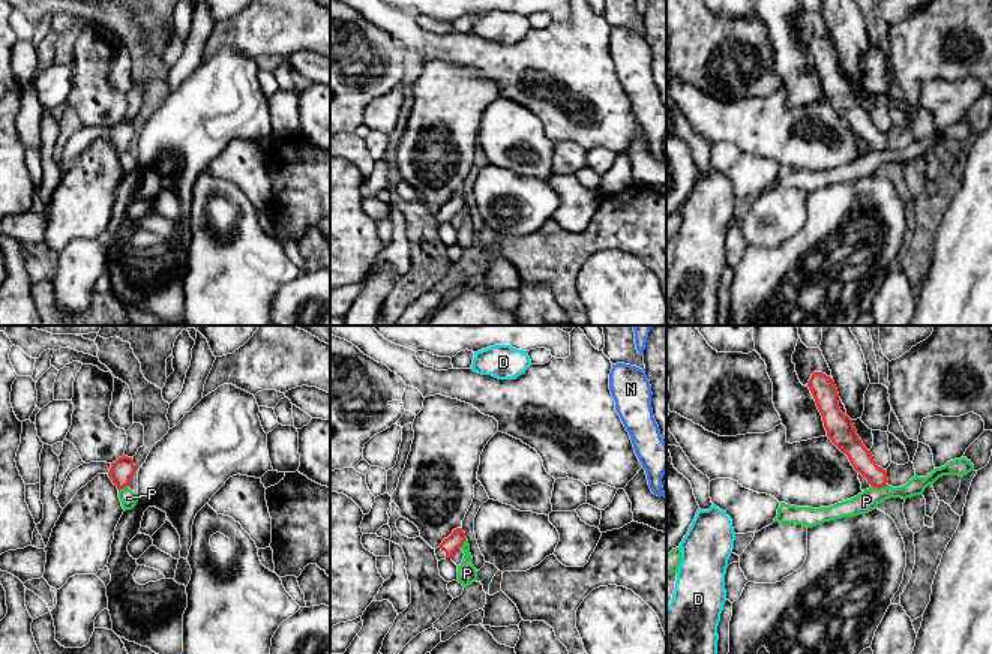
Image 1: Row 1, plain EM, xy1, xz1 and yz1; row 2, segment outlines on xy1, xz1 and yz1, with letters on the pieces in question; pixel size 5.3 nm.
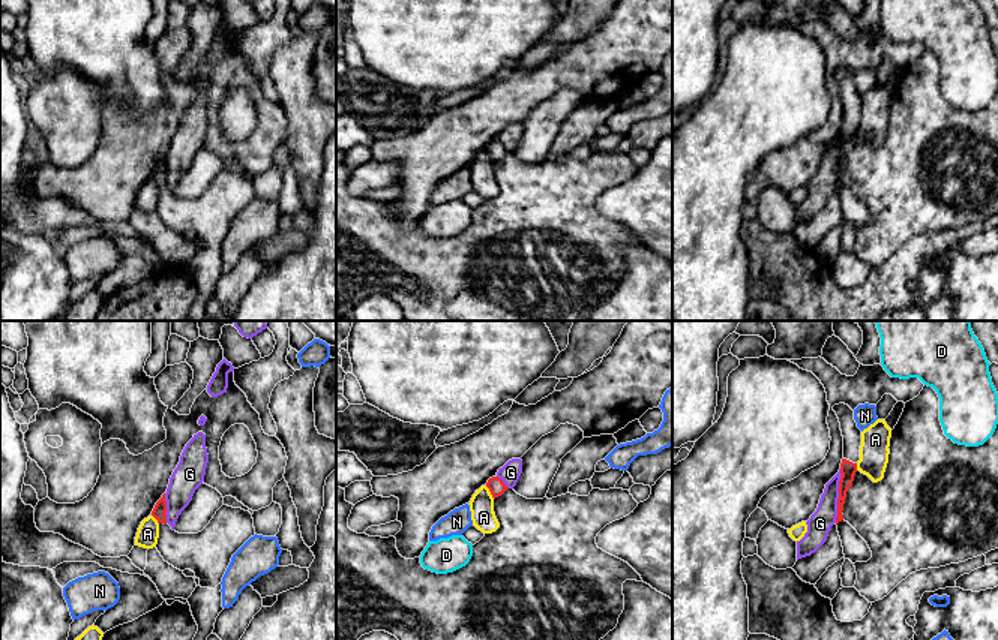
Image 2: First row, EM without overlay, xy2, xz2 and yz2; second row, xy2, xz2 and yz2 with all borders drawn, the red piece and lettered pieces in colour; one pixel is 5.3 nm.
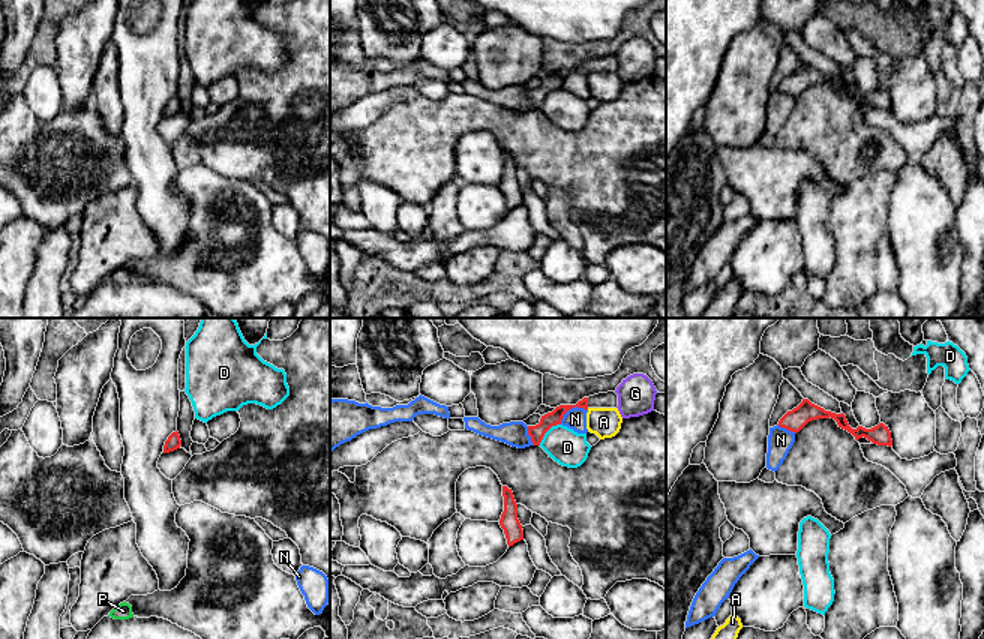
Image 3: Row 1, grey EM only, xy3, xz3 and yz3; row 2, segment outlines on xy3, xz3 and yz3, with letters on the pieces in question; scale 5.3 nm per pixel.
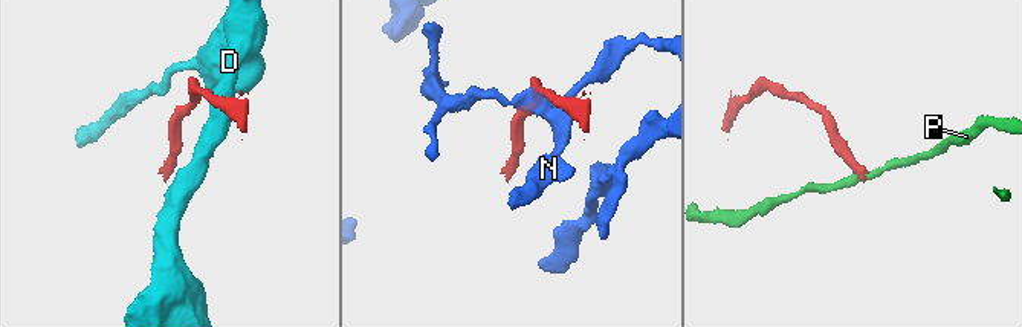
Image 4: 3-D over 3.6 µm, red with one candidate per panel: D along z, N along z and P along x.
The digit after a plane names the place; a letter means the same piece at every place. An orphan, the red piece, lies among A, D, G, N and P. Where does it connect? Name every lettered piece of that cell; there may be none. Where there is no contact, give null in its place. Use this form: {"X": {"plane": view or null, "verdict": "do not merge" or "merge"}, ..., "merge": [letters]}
{"A": {"plane": "xz2", "verdict": "do not merge"}, "D": {"plane": "xz3", "verdict": "do not merge"}, "G": {"plane": "yz2", "verdict": "do not merge"}, "N": {"plane": "xz3", "verdict": "do not merge"}, "P": {"plane": "yz1", "verdict": "do not merge"}, "merge": []}

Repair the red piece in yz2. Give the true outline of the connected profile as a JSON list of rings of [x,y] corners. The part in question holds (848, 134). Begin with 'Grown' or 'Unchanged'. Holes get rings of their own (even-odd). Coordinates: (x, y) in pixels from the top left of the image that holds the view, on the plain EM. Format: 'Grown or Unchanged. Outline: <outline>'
Grown. Outline: [[[839,67],[833,70],[836,76],[840,94],[843,100],[843,123],[840,127],[840,145],[839,145],[839,163],[837,163],[837,181],[836,189],[843,184],[843,168],[848,153],[852,150],[854,139],[857,136],[857,126],[860,124],[861,94],[857,91],[854,84],[854,75]]]

